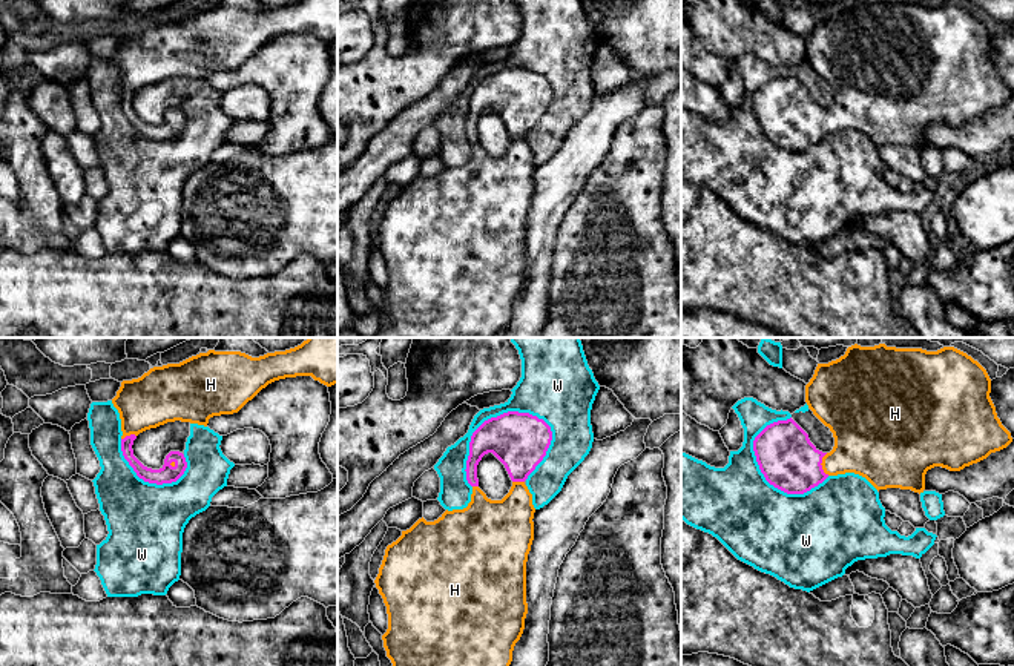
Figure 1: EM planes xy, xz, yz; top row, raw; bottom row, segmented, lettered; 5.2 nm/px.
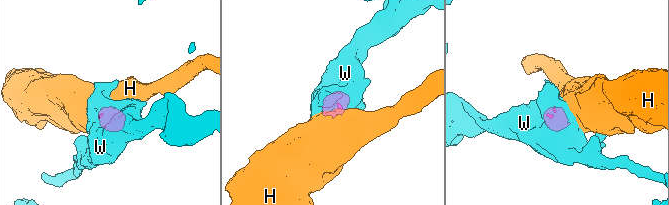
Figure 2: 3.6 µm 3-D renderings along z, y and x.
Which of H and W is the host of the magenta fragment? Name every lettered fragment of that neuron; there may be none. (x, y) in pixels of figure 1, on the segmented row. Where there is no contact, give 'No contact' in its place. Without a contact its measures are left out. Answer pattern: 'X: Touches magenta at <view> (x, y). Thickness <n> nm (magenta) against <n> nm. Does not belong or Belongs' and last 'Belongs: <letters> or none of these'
H: Touches magenta at yz (821, 462). Thickness 300 nm (magenta) against 320 nm. Belongs
W: Touches magenta at xz (485, 421). Thickness 300 nm (magenta) against 160 nm. Does not belong
Belongs: H

